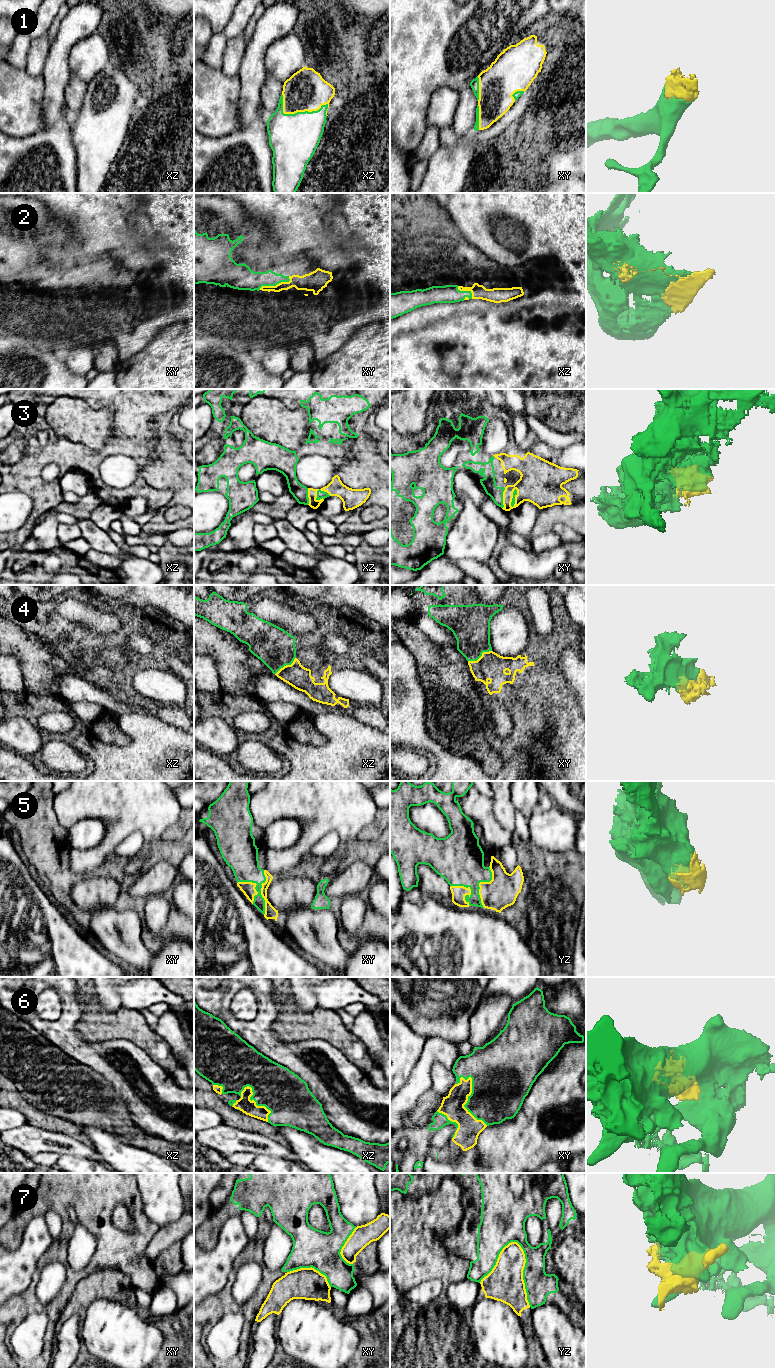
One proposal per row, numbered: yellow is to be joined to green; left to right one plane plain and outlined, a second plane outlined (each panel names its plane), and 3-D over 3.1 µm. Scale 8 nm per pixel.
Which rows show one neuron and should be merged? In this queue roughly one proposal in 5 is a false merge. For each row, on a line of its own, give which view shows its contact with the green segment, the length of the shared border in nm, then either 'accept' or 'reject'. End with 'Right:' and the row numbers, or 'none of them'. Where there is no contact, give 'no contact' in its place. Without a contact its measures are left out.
1: contact in xz; length 420 nm; accept
2: contact in xy; length 260 nm; accept
3: contact in xz; length 130 nm; accept
4: contact in xy; length 220 nm; accept
5: contact in yz; length 340 nm; accept
6: contact in xy; length 460 nm; accept
7: contact in yz; length 550 nm; reject
Right: 1, 2, 3, 4, 5, 6

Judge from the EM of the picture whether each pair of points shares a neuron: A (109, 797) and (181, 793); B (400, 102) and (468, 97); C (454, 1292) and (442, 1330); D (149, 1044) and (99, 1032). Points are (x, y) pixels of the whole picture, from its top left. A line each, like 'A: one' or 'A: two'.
A: two
B: two
C: two
D: one

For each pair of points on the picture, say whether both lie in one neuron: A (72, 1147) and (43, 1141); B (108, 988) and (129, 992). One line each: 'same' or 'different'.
A: same
B: different

